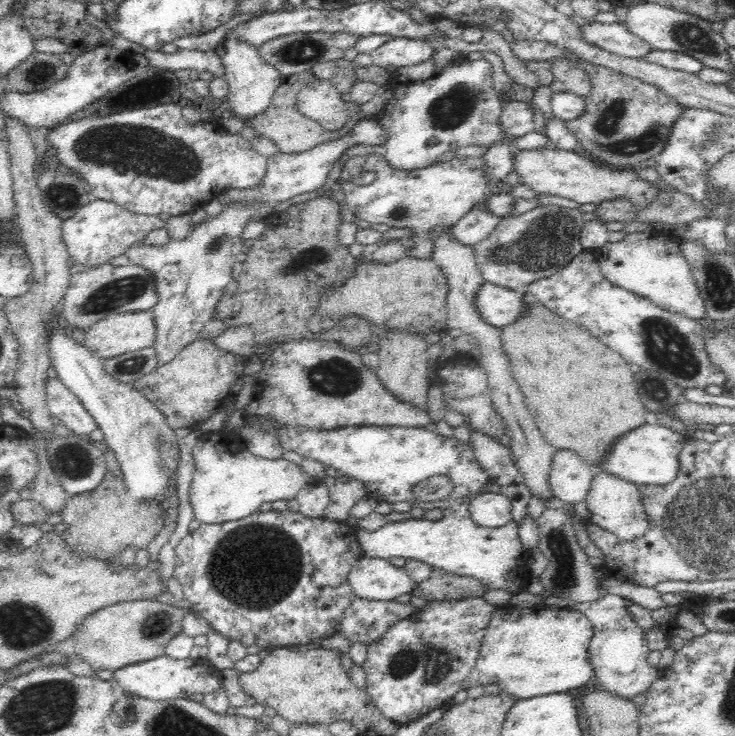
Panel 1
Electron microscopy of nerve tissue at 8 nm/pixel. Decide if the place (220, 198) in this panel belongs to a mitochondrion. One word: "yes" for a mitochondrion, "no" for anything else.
no

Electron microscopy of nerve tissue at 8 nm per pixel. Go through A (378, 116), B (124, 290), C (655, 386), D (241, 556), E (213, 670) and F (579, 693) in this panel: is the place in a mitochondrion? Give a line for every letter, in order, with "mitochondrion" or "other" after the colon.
A: other
B: mitochondrion
C: mitochondrion
D: mitochondrion
E: other
F: other

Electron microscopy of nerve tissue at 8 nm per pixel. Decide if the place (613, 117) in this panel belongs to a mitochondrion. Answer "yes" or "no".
yes

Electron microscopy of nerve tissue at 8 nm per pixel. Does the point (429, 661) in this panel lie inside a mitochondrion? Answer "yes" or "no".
yes

